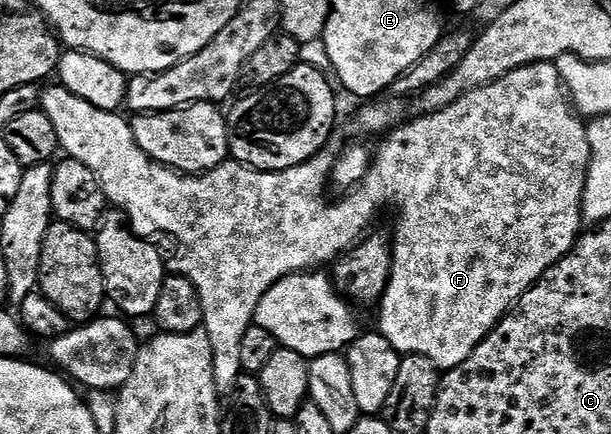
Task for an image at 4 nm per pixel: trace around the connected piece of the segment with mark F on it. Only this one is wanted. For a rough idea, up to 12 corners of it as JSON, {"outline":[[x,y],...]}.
{"outline":[[552,61],[333,156],[186,175],[40,91],[59,150],[180,243],[217,392],[279,279],[396,210],[379,334],[441,372],[576,244]]}

